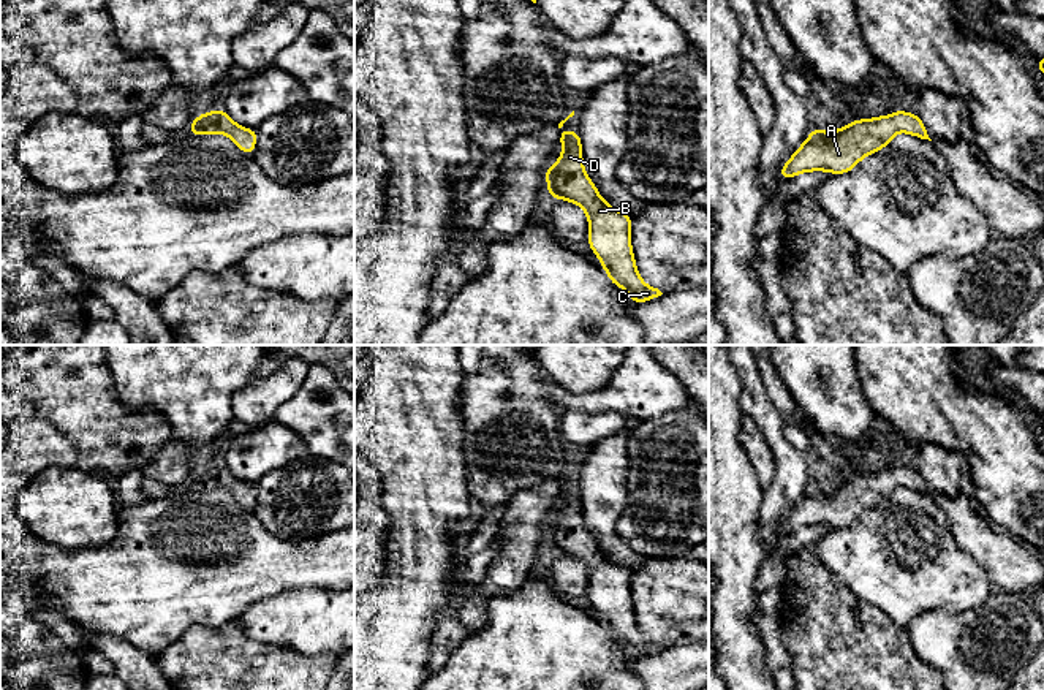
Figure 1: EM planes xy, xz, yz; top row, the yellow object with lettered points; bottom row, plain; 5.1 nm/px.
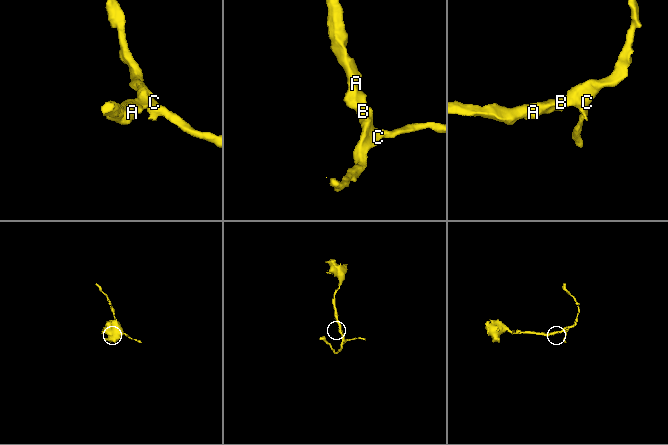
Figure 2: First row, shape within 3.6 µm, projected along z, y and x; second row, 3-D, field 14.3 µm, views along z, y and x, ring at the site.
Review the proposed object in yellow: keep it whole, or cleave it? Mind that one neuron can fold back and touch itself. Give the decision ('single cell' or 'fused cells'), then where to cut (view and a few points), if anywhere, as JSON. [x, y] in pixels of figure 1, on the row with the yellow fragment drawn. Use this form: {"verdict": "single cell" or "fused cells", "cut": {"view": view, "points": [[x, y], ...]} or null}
{"verdict": "single cell", "cut": null}

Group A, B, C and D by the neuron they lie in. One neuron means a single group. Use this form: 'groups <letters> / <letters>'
groups A B C D

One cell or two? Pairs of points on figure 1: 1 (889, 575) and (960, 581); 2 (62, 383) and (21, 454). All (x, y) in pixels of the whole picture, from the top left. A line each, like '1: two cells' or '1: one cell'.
1: one cell
2: two cells

